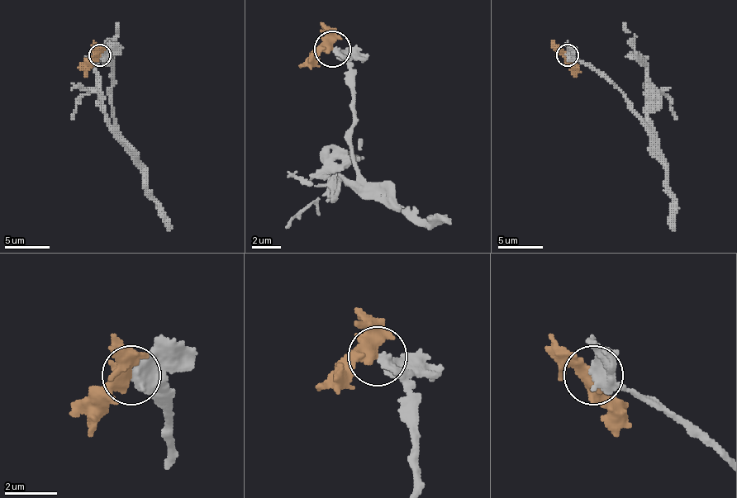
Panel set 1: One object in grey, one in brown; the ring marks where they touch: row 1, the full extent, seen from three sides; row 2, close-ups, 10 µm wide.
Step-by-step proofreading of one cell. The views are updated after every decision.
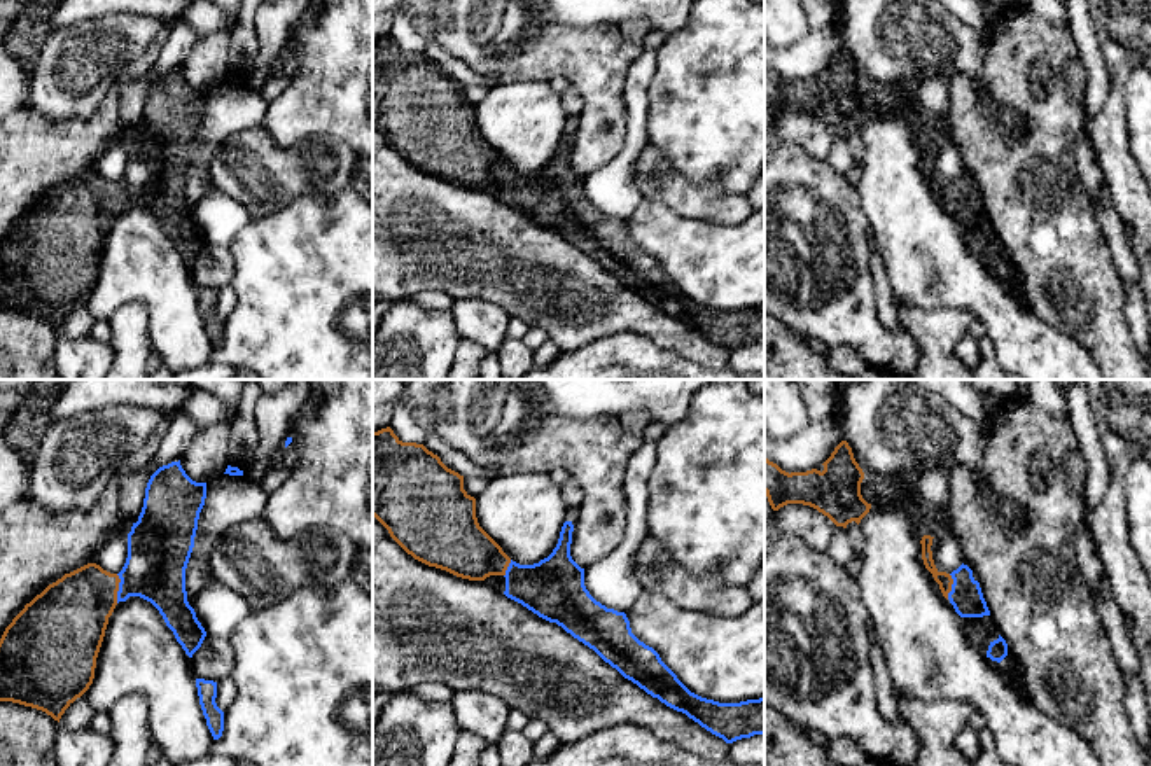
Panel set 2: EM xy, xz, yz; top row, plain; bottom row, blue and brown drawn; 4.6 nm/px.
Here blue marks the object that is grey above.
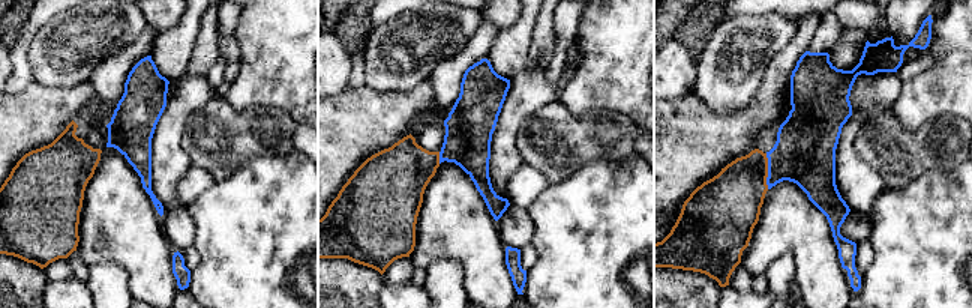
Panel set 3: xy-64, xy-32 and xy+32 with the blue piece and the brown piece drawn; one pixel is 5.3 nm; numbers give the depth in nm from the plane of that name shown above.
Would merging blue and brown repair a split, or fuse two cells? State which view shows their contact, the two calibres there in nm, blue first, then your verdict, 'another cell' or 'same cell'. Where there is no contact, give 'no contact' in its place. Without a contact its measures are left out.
meets blue in xy; 280 nm thick on the blue side, 340 nm on the other; same cell

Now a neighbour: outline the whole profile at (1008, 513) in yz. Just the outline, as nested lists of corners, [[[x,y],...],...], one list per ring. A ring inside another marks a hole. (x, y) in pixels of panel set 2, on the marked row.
[[[983,476],[978,477],[978,495],[987,511],[997,516],[1008,535],[1015,535],[1023,526],[1020,504],[1009,498],[995,498],[990,491],[990,481]]]

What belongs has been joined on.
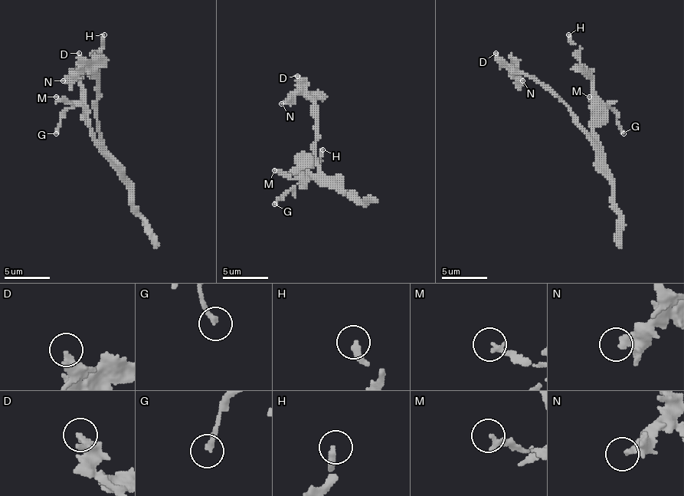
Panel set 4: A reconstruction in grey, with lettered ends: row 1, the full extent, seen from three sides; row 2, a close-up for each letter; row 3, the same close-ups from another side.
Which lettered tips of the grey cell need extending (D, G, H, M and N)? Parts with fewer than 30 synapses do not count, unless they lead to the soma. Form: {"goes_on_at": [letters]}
{"goes_on_at": ["G", "M"]}

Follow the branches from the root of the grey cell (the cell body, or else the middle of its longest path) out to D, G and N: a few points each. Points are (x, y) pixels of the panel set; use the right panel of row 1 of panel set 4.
D: (587, 138), (577, 117), (552, 92), (531, 78), (518, 73), (495, 53)
G: (587, 138), (594, 140), (594, 110), (603, 101), (616, 115), (616, 124), (623, 133)
N: (587, 138), (577, 117), (552, 92), (522, 73), (515, 71), (513, 73), (522, 80)

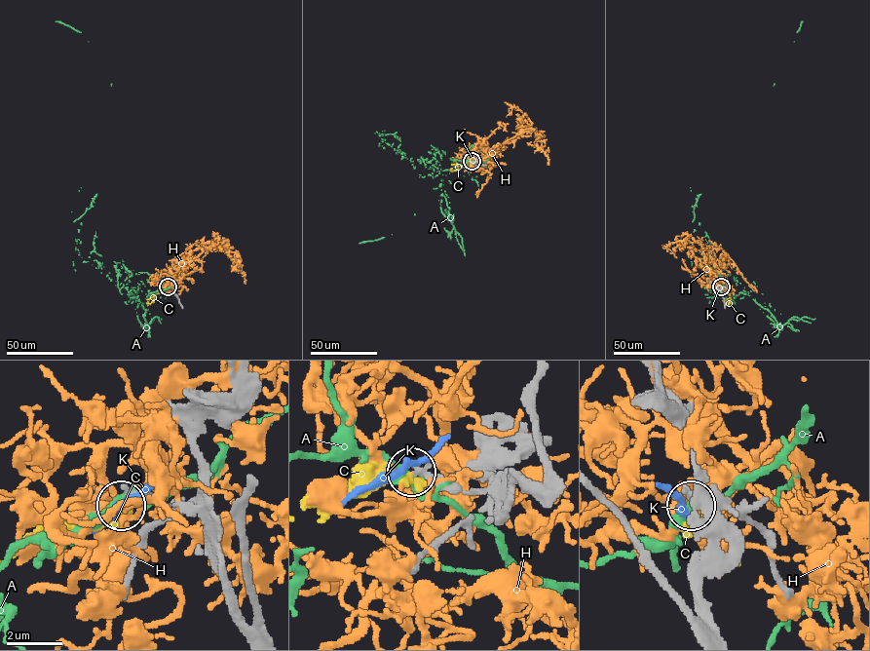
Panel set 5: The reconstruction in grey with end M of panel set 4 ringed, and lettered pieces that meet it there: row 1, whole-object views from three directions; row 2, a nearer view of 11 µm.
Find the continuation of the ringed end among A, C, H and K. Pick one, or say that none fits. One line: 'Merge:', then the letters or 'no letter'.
Merge: C

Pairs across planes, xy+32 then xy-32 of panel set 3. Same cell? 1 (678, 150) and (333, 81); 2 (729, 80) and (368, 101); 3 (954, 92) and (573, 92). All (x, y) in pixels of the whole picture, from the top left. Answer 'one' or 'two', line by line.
1: two
2: two
3: one

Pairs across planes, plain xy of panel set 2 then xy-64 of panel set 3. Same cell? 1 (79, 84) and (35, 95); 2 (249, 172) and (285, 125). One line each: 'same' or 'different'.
1: different
2: same

